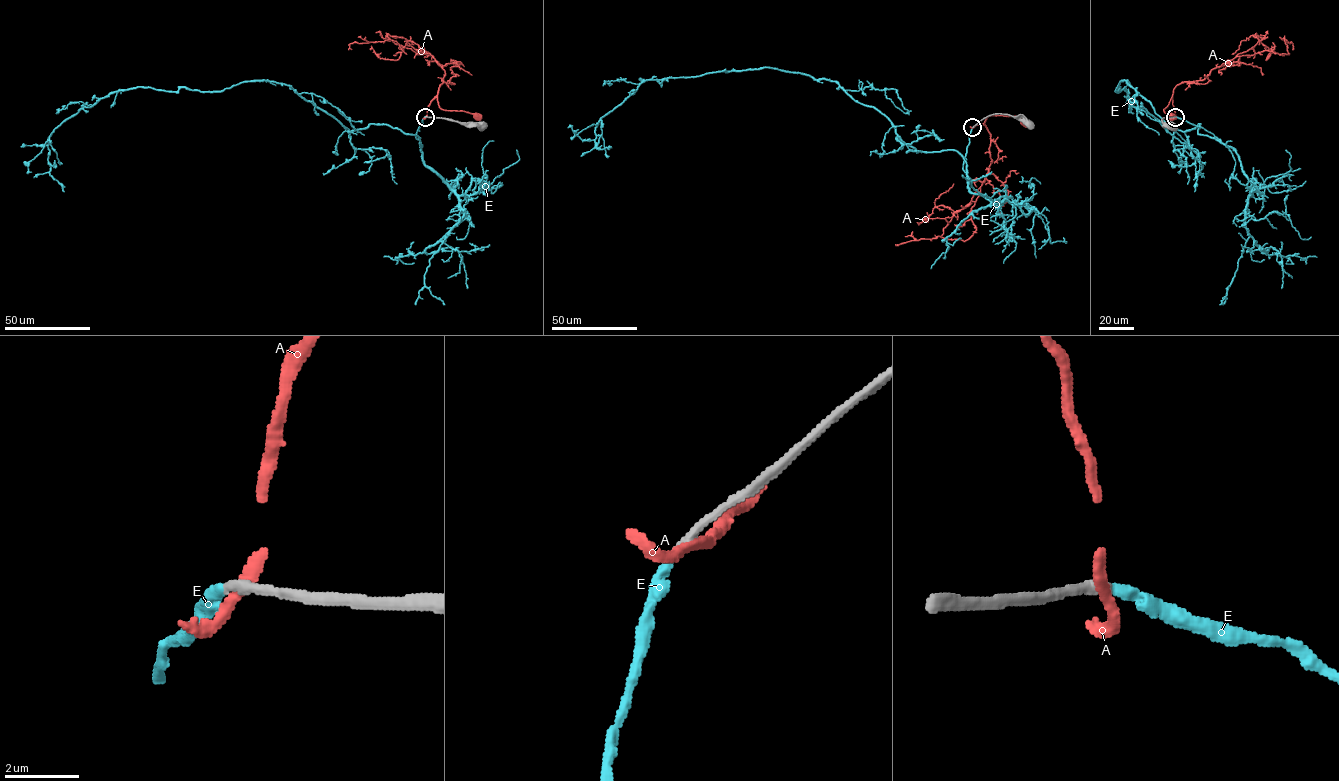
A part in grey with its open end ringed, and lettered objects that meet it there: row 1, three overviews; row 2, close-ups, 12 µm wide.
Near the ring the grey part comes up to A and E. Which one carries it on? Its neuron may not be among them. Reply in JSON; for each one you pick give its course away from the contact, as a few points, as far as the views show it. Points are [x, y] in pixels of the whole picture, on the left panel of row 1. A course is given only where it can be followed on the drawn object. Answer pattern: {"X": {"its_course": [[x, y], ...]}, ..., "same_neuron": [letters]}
{"E": {"its_course": [[425, 117], [420, 141], [386, 124], [350, 131], [276, 82], [120, 90], [48, 138], [50, 174], [64, 191]]}, "same_neuron": ["E"]}

